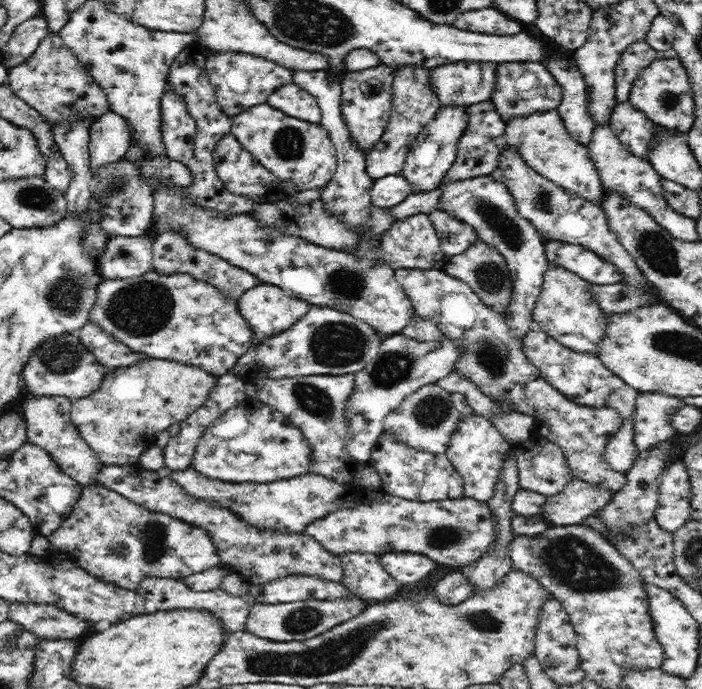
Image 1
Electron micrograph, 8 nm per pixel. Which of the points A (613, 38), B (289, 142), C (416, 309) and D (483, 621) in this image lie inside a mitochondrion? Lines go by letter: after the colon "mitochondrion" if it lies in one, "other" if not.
A: other
B: mitochondrion
C: other
D: mitochondrion

